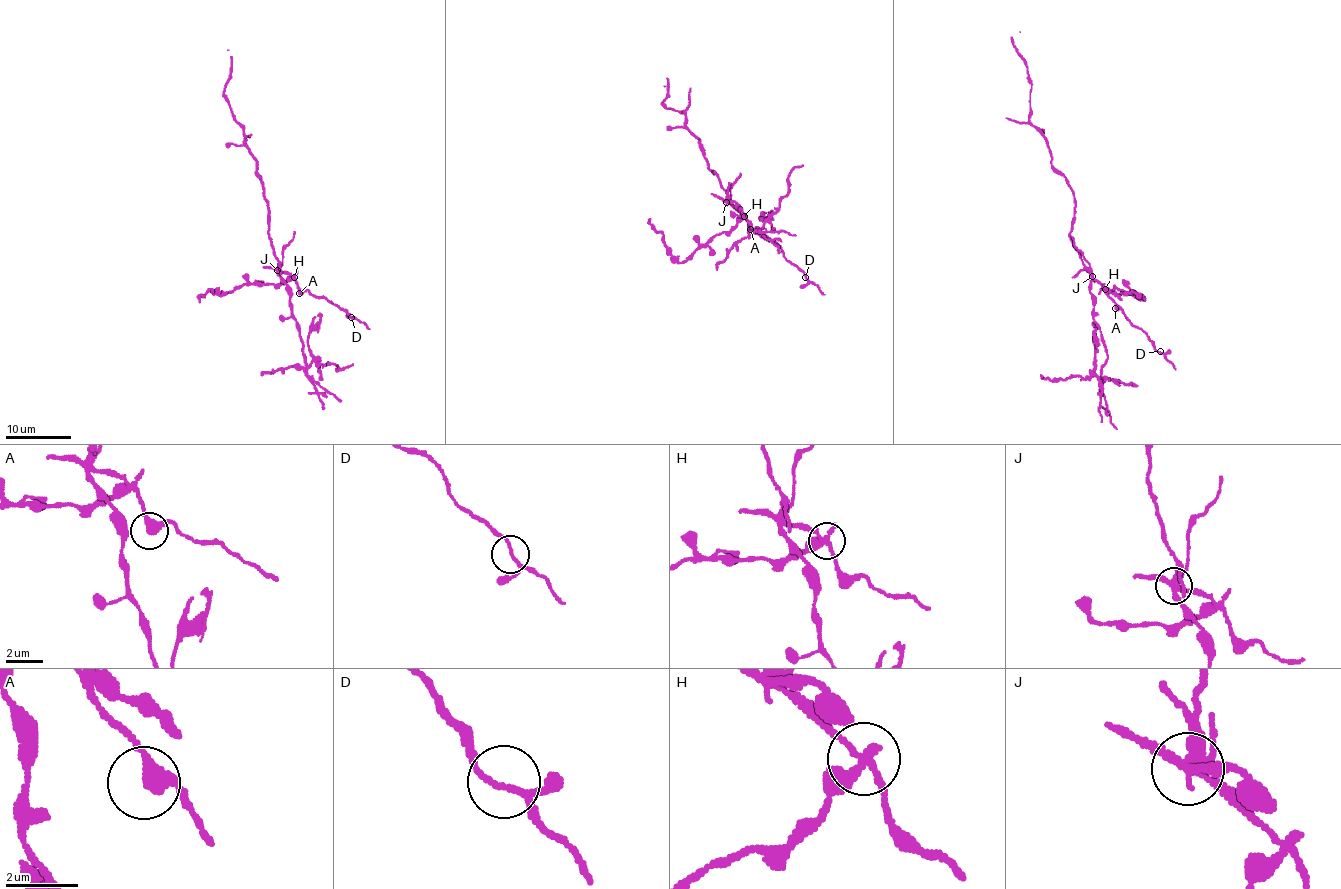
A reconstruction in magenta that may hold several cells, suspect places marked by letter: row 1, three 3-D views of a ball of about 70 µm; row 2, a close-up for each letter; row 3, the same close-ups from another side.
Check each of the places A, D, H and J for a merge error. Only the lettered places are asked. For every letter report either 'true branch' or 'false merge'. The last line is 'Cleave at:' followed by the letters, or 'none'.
A: true branch
D: true branch
H: false merge
J: false merge
Cleave at: H, J

